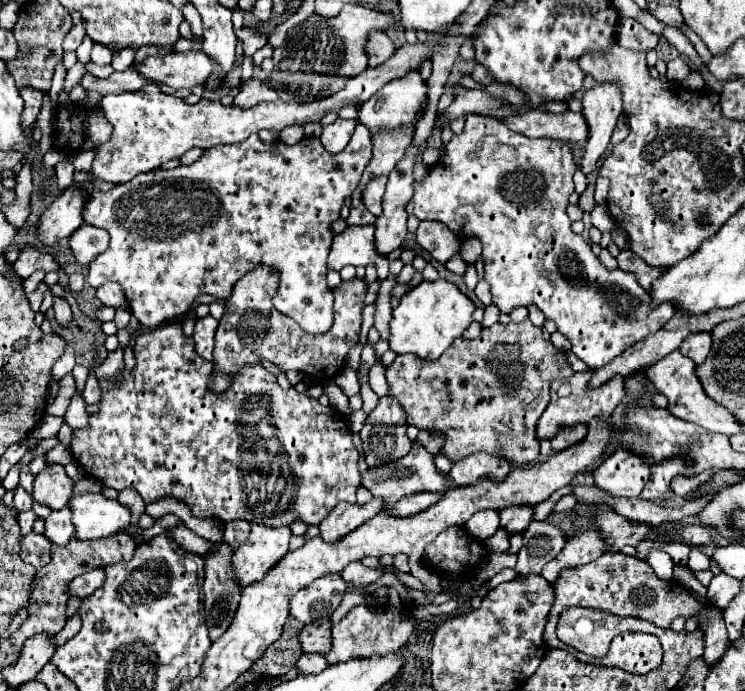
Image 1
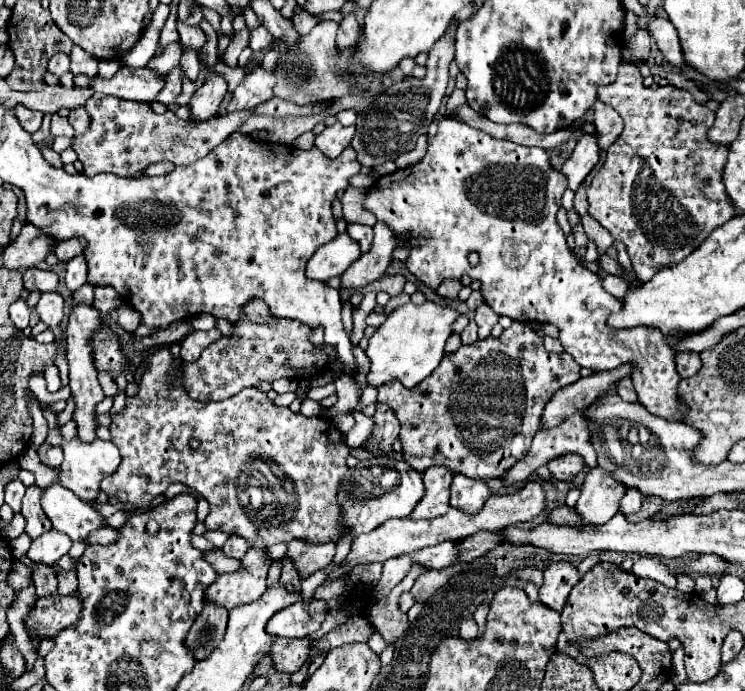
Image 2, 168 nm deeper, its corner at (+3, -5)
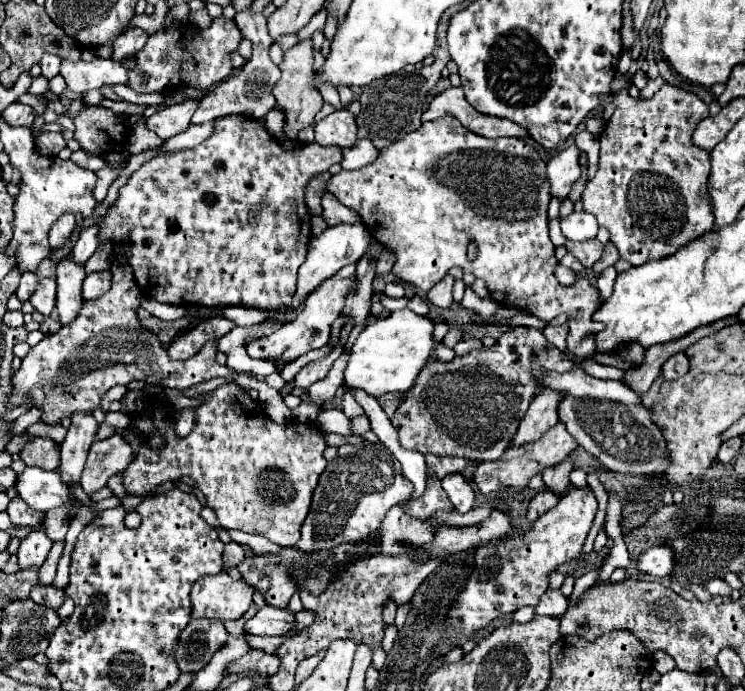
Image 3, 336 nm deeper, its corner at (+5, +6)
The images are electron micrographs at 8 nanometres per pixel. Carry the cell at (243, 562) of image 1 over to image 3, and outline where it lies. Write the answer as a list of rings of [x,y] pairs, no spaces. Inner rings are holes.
[[[228,572],[202,576],[192,588],[192,618],[238,620],[252,602],[254,588],[244,580],[234,580]]]

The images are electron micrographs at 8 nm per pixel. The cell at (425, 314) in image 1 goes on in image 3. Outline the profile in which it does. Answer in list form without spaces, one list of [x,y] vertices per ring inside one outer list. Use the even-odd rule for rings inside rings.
[[[396,310],[386,318],[370,322],[356,338],[352,346],[352,356],[344,372],[344,386],[362,388],[374,398],[386,392],[406,392],[412,388],[416,376],[424,368],[434,348],[432,332],[434,320],[428,316],[418,316],[412,310]]]

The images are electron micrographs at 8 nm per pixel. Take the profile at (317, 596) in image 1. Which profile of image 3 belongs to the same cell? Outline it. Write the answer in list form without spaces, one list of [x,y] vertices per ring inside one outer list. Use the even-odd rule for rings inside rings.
[[[264,604],[254,618],[250,618],[244,628],[254,636],[280,636],[296,626],[296,614],[288,608],[272,608]]]

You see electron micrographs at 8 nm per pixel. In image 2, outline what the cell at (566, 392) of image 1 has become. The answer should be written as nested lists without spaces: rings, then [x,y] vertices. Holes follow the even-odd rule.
[[[580,411],[580,413],[574,413],[572,417],[564,419],[564,421],[560,423],[560,427],[538,431],[538,433],[534,435],[532,447],[530,447],[530,451],[526,453],[526,457],[524,457],[524,459],[520,459],[518,463],[514,463],[514,465],[506,471],[506,475],[504,475],[504,479],[502,479],[502,481],[504,481],[506,485],[522,483],[522,481],[530,479],[530,477],[532,477],[532,473],[534,473],[538,467],[546,465],[548,461],[552,461],[552,459],[556,459],[556,457],[568,455],[568,453],[576,453],[576,455],[580,455],[580,457],[584,459],[586,467],[590,467],[590,469],[592,469],[592,467],[596,467],[596,451],[594,451],[594,447],[588,443],[588,439],[590,439],[590,431],[588,431],[586,417],[582,415],[582,411]]]

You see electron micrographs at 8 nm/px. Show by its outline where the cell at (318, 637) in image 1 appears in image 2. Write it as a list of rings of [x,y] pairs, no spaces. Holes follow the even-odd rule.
[[[284,637],[274,639],[270,647],[274,669],[288,675],[294,673],[308,659],[308,651],[310,651],[308,639],[284,639]]]

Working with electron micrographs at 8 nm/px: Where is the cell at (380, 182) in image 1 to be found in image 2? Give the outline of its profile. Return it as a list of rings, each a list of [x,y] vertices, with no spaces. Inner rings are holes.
[[[346,189],[344,191],[340,203],[342,203],[342,213],[344,213],[346,225],[352,225],[352,223],[360,223],[360,225],[368,225],[368,227],[376,225],[376,217],[372,217],[372,213],[362,207],[364,195],[366,195],[366,189]]]

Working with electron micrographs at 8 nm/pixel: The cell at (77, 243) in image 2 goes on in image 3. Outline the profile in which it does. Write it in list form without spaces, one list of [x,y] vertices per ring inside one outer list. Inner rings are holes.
[[[64,214],[64,216],[60,216],[60,218],[54,222],[54,226],[50,228],[50,246],[52,246],[52,248],[62,246],[62,244],[70,238],[74,226],[76,226],[74,214]]]

